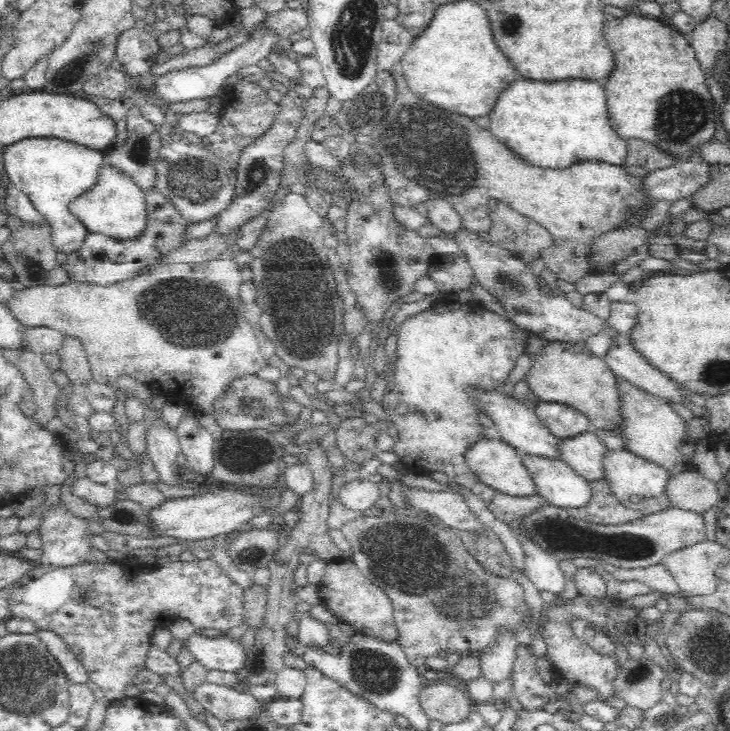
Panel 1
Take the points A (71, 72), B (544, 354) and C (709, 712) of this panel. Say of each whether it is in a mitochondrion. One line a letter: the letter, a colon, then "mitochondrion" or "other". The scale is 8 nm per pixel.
A: mitochondrion
B: other
C: other

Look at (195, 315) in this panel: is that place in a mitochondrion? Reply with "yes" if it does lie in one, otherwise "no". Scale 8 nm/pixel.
yes

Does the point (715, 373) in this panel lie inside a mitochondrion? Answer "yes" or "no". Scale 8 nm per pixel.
yes

